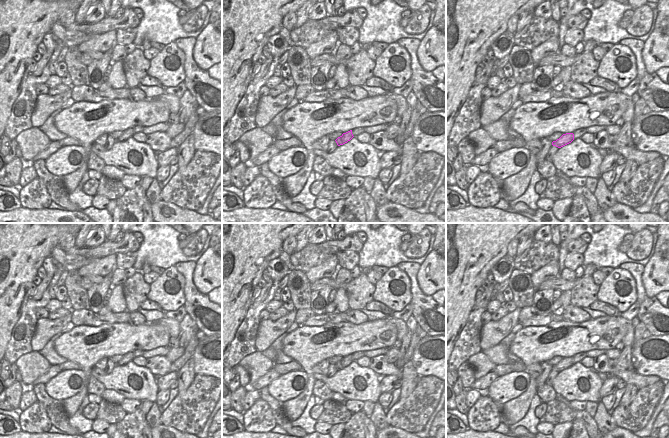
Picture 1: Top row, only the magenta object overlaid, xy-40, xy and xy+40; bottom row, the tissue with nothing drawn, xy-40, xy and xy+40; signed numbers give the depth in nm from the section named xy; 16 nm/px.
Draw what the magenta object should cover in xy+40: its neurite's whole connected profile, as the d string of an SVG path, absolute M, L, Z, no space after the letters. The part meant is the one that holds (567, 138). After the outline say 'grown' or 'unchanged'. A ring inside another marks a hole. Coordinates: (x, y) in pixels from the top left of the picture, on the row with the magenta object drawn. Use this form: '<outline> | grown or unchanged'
M566 133L563 134L559 139L552 142L553 146L556 146L558 148L561 148L569 143L571 143L574 140L574 134L573 133Z | unchanged

